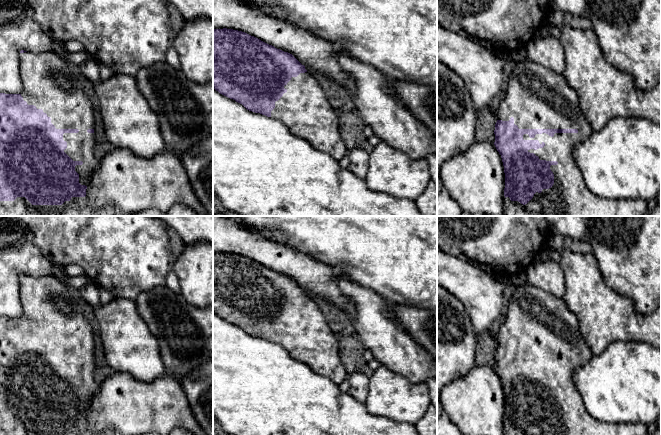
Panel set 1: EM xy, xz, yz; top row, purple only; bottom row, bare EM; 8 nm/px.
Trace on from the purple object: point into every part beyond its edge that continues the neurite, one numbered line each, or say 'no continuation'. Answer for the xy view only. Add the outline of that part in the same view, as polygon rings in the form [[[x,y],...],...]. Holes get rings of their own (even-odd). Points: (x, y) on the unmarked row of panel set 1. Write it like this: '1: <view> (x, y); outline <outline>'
1: xy (50, 306); outline [[[53,275],[43,277],[20,277],[20,302],[23,307],[21,320],[28,329],[42,333],[56,353],[78,353],[78,357],[64,357],[63,364],[67,366],[64,376],[73,385],[82,385],[76,389],[75,395],[79,398],[79,407],[87,410],[90,399],[99,389],[95,379],[94,334],[92,326],[82,309],[82,303],[77,294],[63,281]]]

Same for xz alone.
1: xz (304, 333); outline [[[307,295],[284,310],[287,314],[275,326],[271,341],[305,363],[318,375],[340,385],[349,375],[340,358],[340,345],[319,306]]]

